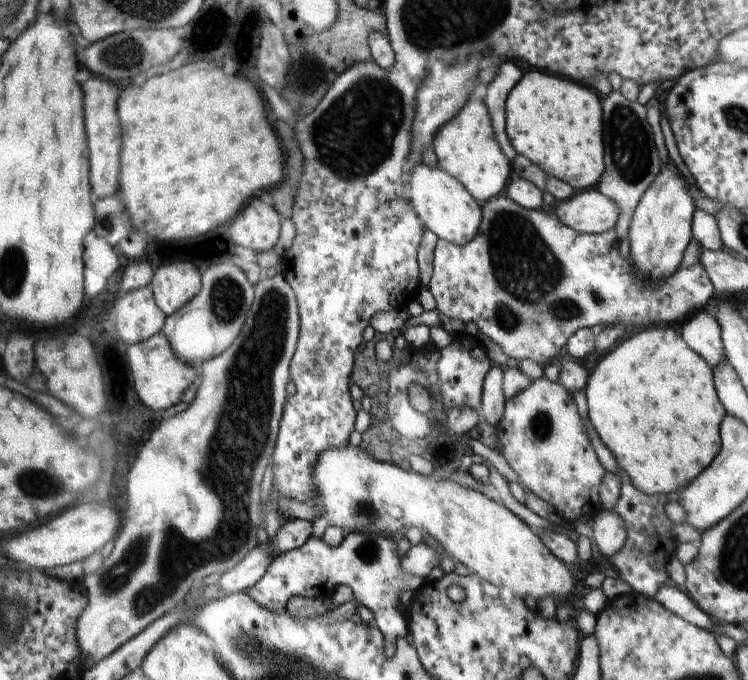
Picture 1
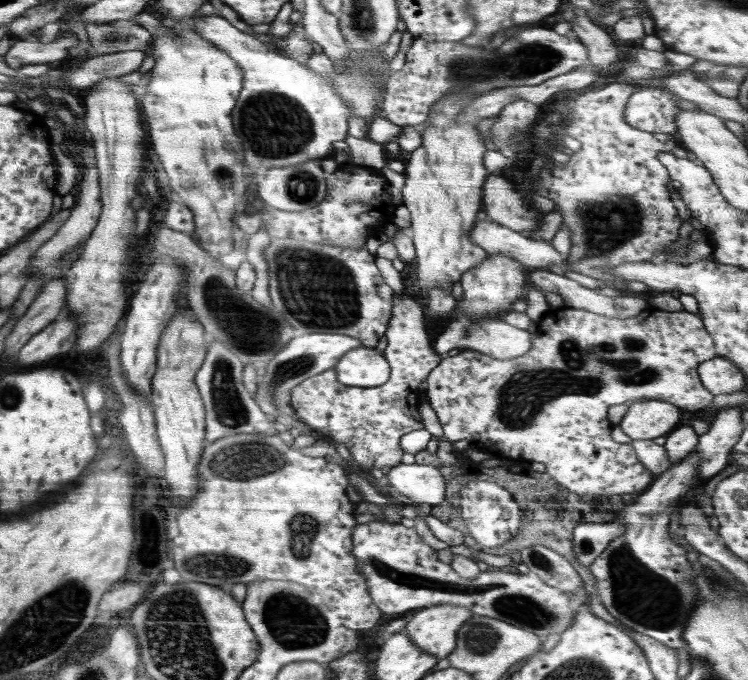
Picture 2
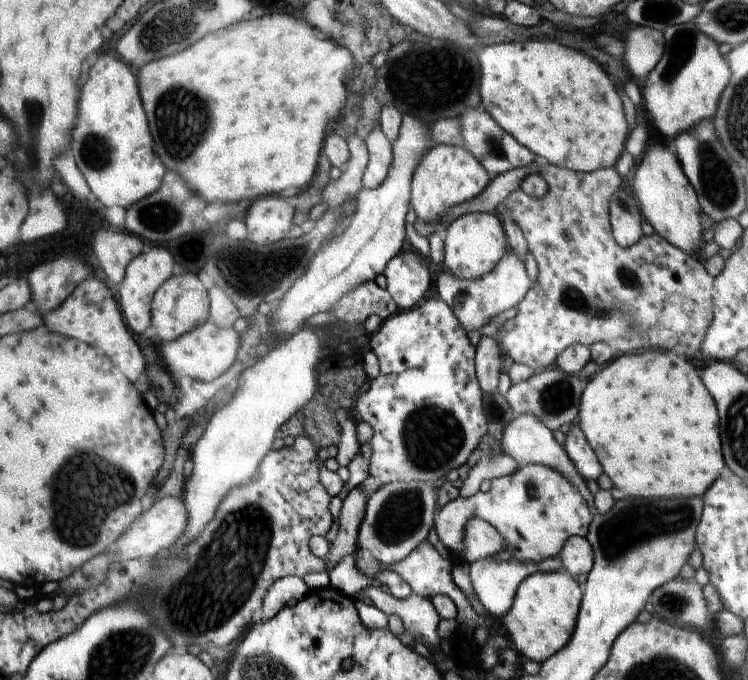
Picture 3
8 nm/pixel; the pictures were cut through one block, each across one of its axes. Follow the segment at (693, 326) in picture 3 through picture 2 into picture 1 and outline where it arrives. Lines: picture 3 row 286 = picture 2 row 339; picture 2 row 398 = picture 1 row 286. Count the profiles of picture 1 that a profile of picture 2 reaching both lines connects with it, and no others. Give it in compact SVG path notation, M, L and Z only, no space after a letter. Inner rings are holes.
M504 191L481 208L482 224L474 240L462 246L438 240L427 288L438 312L464 324L473 322L480 332L495 342L492 346L500 346L508 357L518 362L531 359L540 367L544 364L546 367L578 330L592 330L597 324L603 325L603 328L626 324L634 330L644 325L656 326L660 322L683 323L686 317L704 309L715 292L700 264L702 244L694 236L682 254L678 270L664 280L658 280L658 284L650 284L650 280L642 280L642 276L638 276L629 256L620 253L621 241L616 228L602 233L574 232L558 220L554 211L523 208L509 200Z

